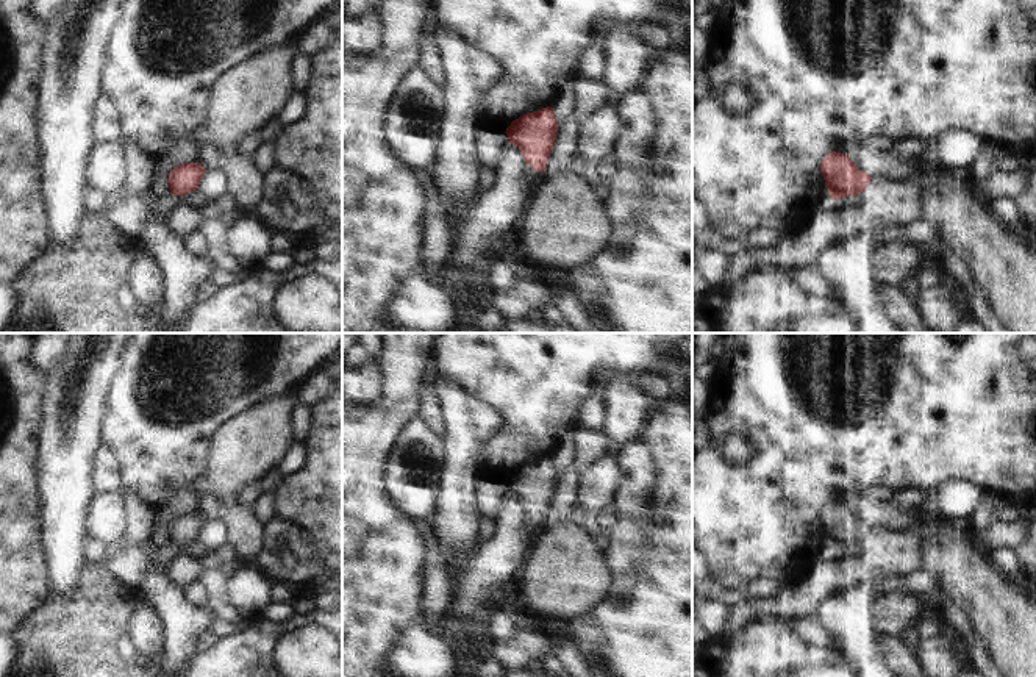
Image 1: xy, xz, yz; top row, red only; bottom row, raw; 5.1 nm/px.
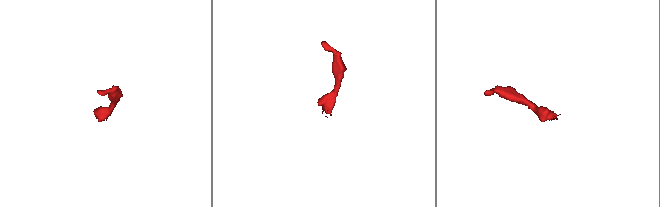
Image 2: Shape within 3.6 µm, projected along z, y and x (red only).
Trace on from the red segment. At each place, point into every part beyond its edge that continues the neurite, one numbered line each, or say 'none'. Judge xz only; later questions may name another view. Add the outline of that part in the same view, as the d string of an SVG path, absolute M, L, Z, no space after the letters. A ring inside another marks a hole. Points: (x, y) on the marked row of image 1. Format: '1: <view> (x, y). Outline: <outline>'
1: xz (535, 177). Outline: M527 164L527 180L531 181L534 186L544 181L545 177L547 177L547 172L536 172L531 169L530 164Z

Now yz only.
1: yz (885, 204). Outline: M872 178L858 205L833 200L817 213L808 230L773 249L756 249L731 256L731 270L719 288L730 291L745 274L770 266L792 272L817 264L825 247L856 235L905 228L922 219L923 192L914 181Z

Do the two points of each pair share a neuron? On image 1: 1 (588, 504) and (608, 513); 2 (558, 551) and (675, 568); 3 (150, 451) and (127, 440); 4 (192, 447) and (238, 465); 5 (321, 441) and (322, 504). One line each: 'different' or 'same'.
1: different
2: different
3: same
4: different
5: same

